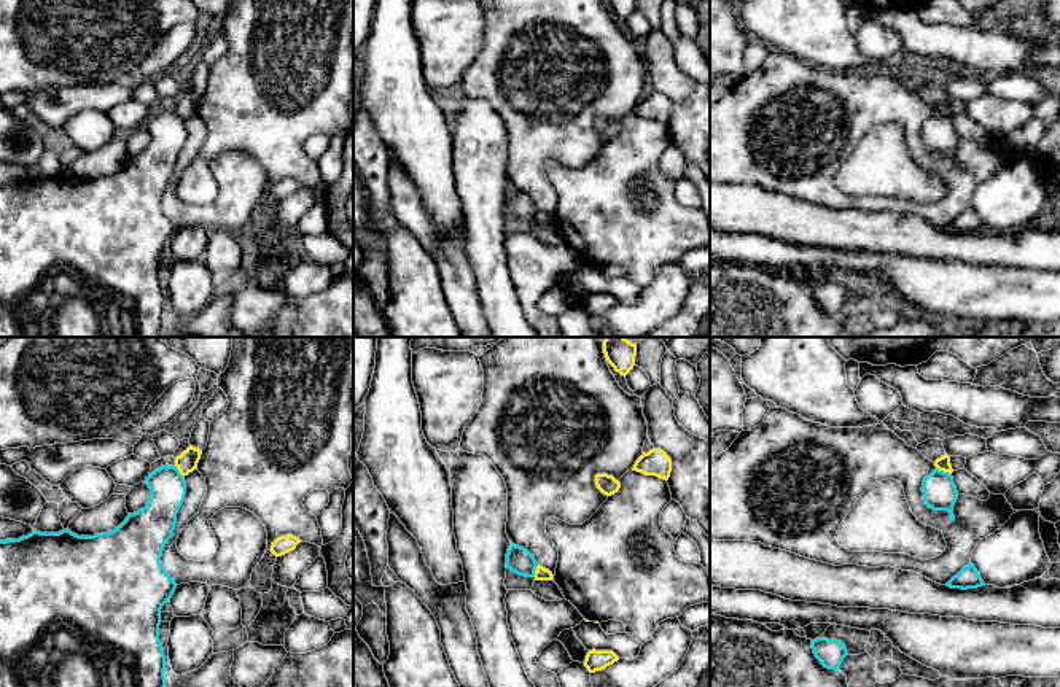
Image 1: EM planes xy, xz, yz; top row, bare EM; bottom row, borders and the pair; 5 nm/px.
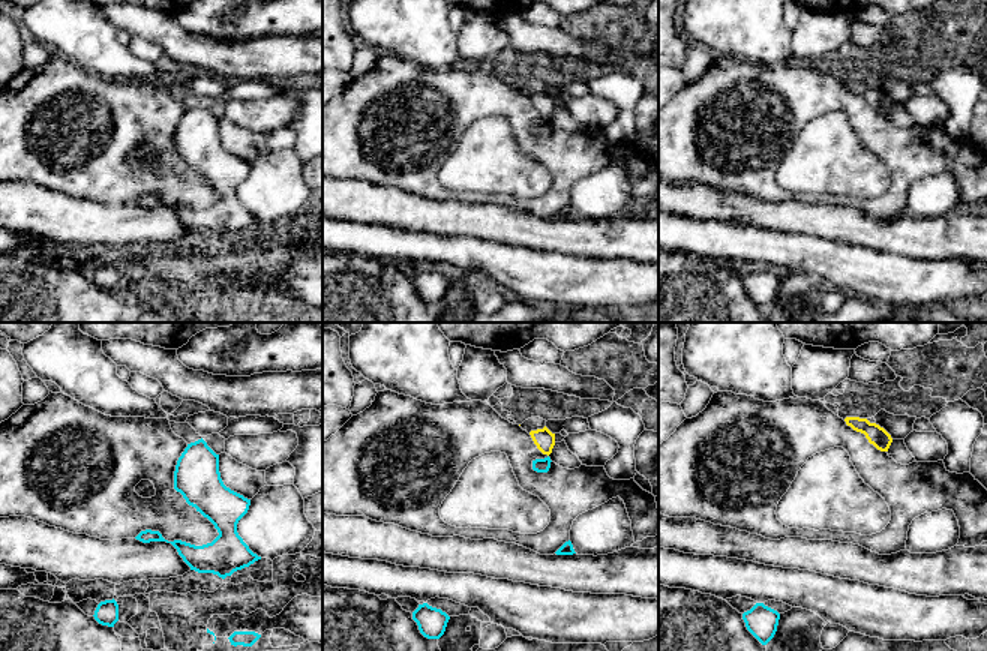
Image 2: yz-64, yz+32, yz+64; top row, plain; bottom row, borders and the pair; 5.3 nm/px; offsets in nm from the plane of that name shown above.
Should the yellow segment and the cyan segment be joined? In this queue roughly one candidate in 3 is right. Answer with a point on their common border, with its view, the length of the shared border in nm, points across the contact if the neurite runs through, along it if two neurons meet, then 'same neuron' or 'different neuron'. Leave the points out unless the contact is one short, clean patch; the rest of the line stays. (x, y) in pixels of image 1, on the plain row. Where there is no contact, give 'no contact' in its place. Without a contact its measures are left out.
meets yellow in yz at (944, 115); contact 90 nm long; border along yz (936, 110), (950, 118); different neuron

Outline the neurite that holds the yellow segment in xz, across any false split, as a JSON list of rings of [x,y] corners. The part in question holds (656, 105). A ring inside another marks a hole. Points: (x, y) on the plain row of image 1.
[[[653,92],[648,97],[643,97],[635,105],[632,113],[645,119],[656,119],[659,122],[668,124],[672,116],[672,103],[664,94]]]

